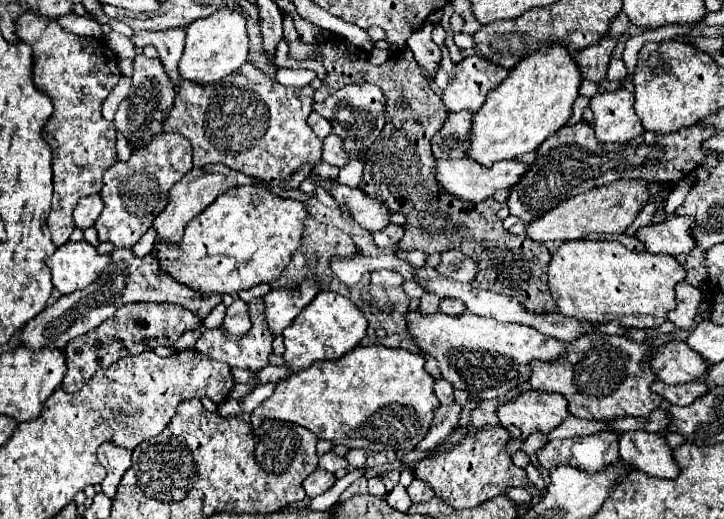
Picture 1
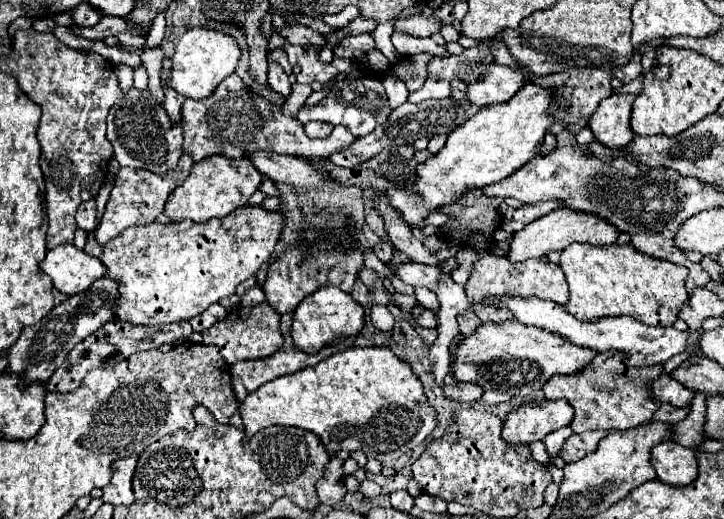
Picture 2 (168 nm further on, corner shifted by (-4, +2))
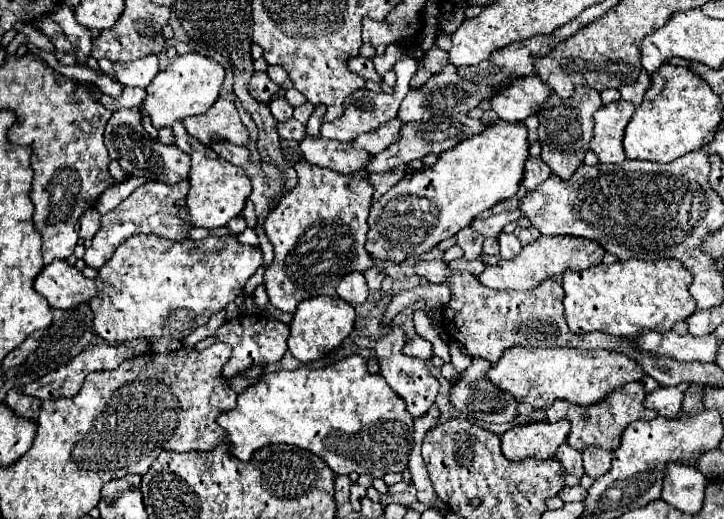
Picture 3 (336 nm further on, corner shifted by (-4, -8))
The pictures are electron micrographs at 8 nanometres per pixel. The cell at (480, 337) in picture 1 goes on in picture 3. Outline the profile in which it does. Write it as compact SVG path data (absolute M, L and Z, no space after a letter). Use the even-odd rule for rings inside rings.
M512 346L504 350L502 358L490 366L486 372L486 380L498 386L500 390L512 394L516 402L530 404L534 408L548 408L554 400L568 400L572 404L596 404L612 390L620 388L626 382L642 380L644 372L638 362L628 358L626 354L612 350L582 350L582 348L524 348Z

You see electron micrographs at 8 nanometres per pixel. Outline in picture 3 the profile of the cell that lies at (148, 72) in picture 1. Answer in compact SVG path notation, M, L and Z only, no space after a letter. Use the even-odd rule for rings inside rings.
M120 108L116 114L112 114L112 118L106 124L106 132L104 132L110 158L116 160L128 176L142 176L142 178L164 182L164 184L178 184L186 180L188 170L190 170L188 154L180 152L178 146L174 144L162 144L160 140L150 138L150 134L142 130L144 128L142 128L140 108L130 108L130 110Z

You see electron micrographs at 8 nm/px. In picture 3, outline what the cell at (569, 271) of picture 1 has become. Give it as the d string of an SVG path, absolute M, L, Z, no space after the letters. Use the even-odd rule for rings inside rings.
M628 260L628 262L614 262L614 264L596 264L586 270L566 270L562 280L562 288L566 292L564 296L564 318L568 326L576 334L586 332L606 332L614 336L636 336L642 328L652 328L656 332L668 332L676 322L686 320L694 310L696 304L692 302L692 296L688 292L688 286L692 284L692 276L688 270L680 266L676 260Z

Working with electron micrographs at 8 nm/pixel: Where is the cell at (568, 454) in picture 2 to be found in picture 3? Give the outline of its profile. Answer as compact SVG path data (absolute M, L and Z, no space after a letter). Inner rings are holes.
M588 446L582 450L582 458L584 458L584 472L592 478L604 474L604 470L608 470L610 466L610 452L598 446Z

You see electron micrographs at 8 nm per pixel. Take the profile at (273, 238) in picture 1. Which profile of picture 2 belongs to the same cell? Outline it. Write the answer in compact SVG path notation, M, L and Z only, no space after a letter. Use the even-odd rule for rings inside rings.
M236 208L224 220L208 220L204 224L182 220L174 224L144 224L132 226L120 232L112 242L104 246L100 262L106 266L106 278L116 280L118 286L118 300L114 316L128 324L142 324L142 326L160 326L168 322L190 320L202 314L210 304L218 302L224 296L232 296L236 286L250 276L256 276L262 262L272 258L276 240L282 232L284 218L278 212L256 208Z

